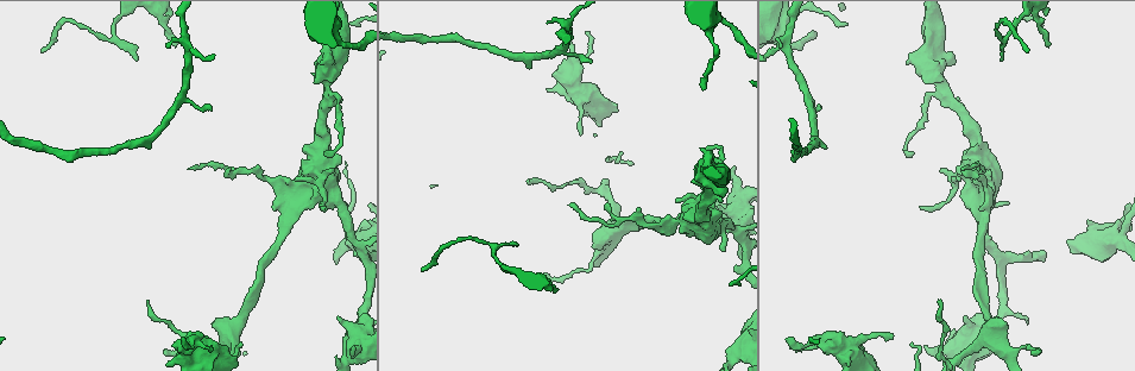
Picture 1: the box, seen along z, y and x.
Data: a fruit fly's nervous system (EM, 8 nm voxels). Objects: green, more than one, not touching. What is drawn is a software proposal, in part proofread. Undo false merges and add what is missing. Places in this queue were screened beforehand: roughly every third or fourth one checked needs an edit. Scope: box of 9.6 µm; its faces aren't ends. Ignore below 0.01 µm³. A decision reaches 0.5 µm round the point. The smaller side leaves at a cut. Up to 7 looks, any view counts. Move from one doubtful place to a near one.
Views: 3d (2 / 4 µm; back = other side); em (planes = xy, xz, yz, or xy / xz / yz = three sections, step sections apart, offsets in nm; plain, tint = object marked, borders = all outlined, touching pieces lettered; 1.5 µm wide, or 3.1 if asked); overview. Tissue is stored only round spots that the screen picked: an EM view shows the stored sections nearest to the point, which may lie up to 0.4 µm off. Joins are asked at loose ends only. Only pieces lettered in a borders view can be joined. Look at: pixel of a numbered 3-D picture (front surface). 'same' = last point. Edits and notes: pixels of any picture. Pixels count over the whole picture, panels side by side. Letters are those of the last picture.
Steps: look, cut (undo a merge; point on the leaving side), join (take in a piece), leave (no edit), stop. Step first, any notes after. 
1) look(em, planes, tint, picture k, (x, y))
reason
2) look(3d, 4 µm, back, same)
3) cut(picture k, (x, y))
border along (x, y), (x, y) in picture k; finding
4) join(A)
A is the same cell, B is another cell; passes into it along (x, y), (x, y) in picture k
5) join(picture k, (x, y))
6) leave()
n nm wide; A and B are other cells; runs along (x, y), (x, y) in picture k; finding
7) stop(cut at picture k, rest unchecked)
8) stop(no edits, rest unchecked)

look(em, planes, tint, picture 1, (892, 337))
thin end

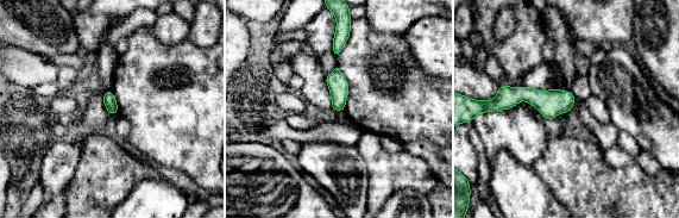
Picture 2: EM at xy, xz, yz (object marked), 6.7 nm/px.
look(em, planes, borders, same)

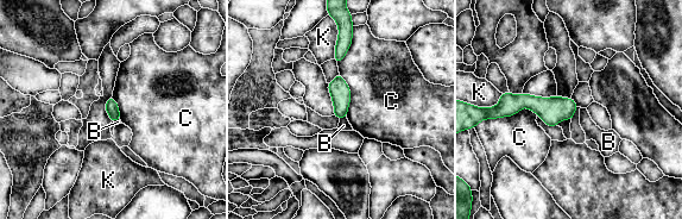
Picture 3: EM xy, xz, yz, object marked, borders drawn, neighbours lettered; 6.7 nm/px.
leave()
B, C and K are other cells; none of them fits

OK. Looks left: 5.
look(3d, 4 µm, picture 1, (701, 148))
an open end

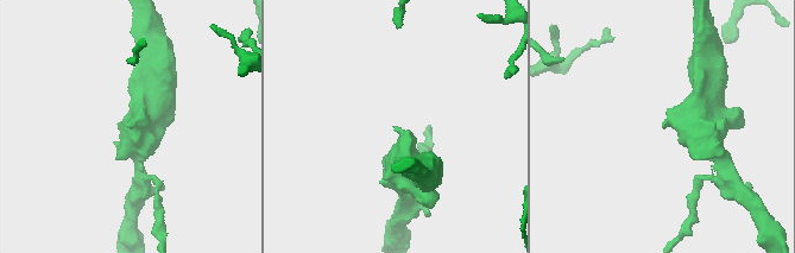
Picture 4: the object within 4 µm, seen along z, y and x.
look(em, planes, borders, picture 4, (396, 129))
now the EM

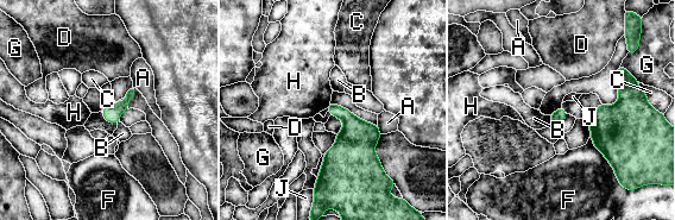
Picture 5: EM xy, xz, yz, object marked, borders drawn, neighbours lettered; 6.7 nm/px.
leave()
A, B, C, D, F, G, H and J are other cells; none of them fits

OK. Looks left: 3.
look(em, planes, plain, picture 1, (591, 62))
thin end

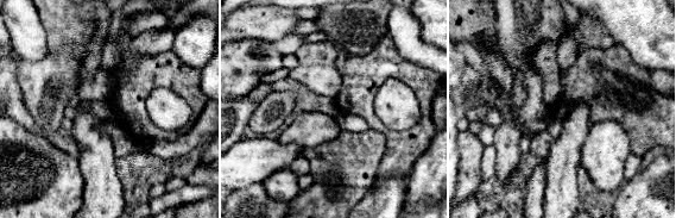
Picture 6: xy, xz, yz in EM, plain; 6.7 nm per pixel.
look(em, planes, borders, same)
what lies round it

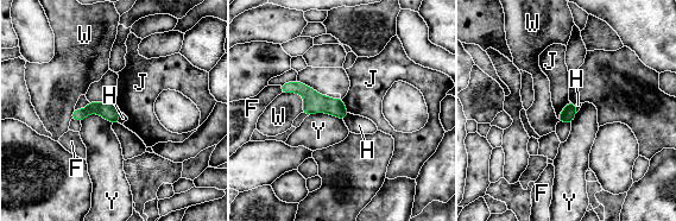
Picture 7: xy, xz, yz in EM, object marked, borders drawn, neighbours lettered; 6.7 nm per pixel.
leave()
F, H, J, W and Y are other cells; runs along (284, 87), (298, 87), (343, 113) in picture 7; no lettered piece goes on from it

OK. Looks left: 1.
stop(no edits, rest unchecked)

